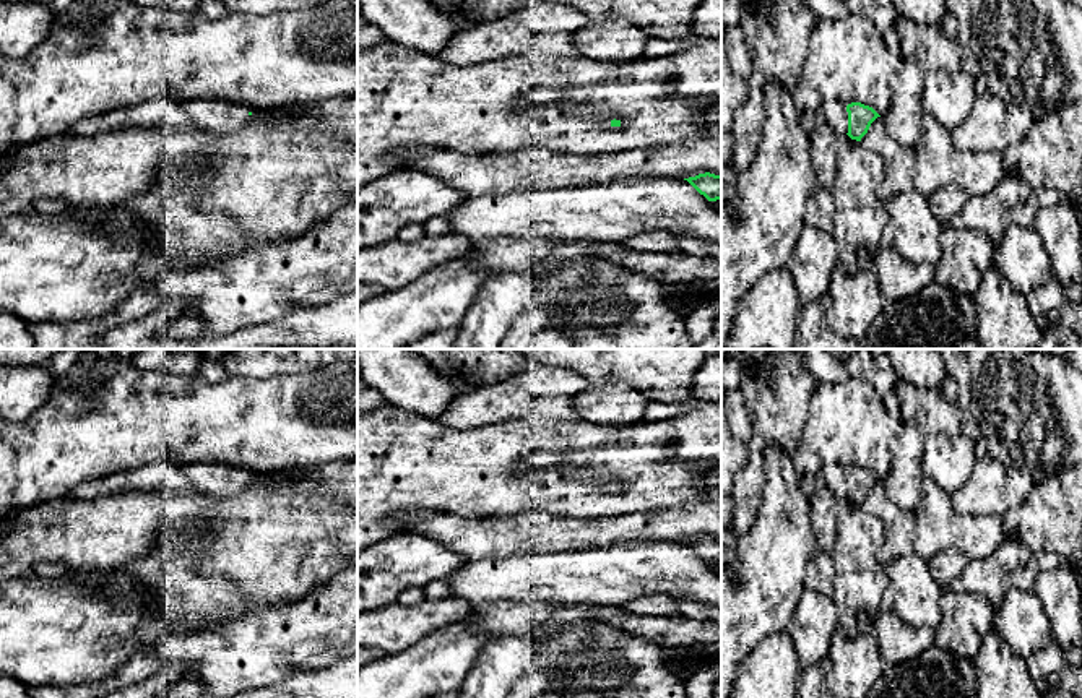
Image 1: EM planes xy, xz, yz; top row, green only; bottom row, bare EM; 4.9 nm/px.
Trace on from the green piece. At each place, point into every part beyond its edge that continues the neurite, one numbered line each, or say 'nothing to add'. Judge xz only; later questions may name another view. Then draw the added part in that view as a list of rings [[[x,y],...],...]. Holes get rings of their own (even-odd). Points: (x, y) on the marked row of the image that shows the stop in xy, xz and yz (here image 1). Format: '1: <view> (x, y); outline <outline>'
nothing to add

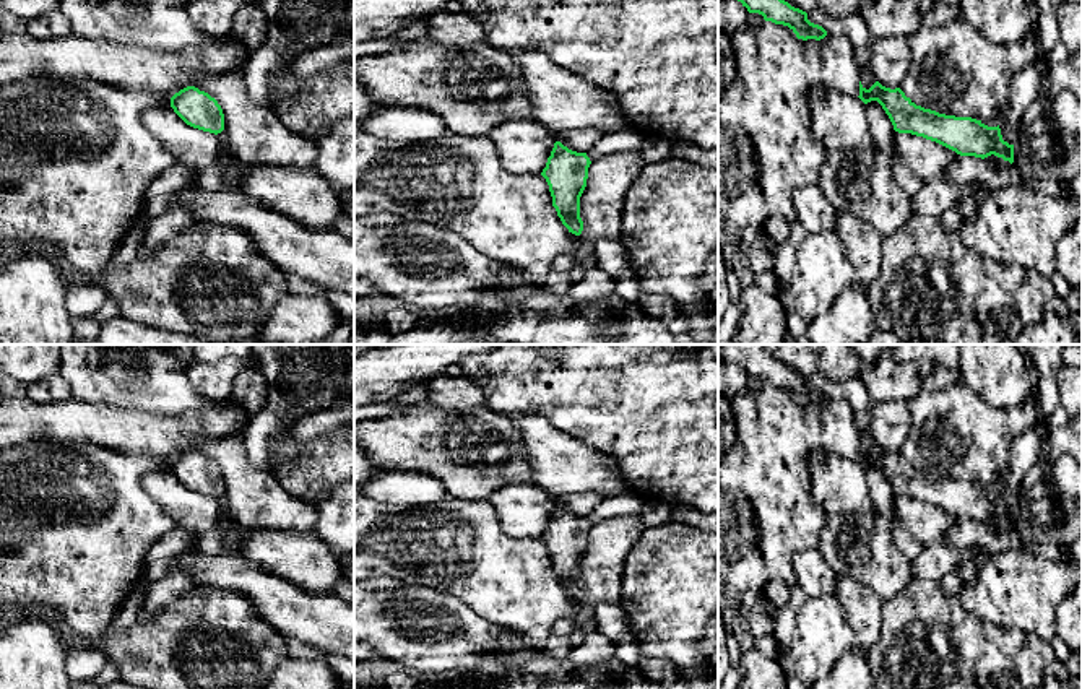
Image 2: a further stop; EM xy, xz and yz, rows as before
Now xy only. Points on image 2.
nothing to add

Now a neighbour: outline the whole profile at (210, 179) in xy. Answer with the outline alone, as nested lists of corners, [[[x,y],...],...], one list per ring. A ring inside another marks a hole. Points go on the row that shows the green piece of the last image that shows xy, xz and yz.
[[[223,130],[216,136],[219,141],[219,158],[218,158],[216,164],[195,172],[195,184],[203,192],[216,192],[216,190],[223,188],[223,169],[226,164],[234,161],[226,130]]]

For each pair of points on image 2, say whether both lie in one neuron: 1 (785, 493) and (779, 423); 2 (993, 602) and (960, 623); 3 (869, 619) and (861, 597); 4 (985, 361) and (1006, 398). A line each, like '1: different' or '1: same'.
1: same
2: different
3: same
4: same

